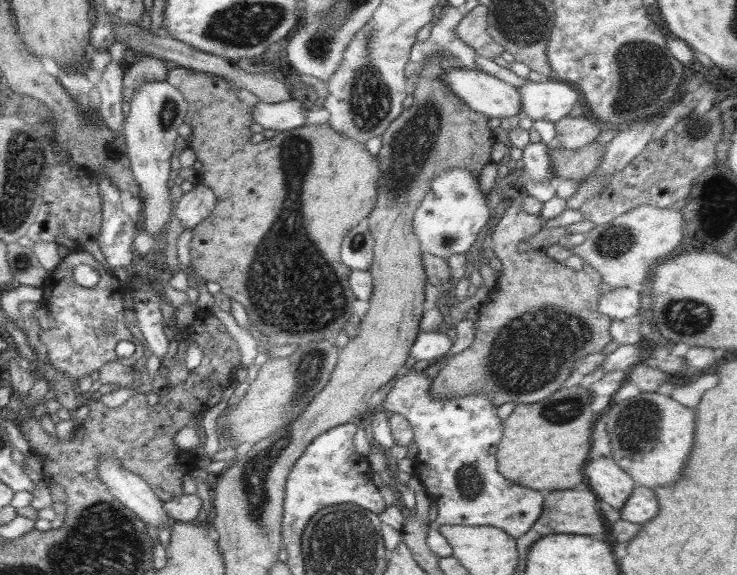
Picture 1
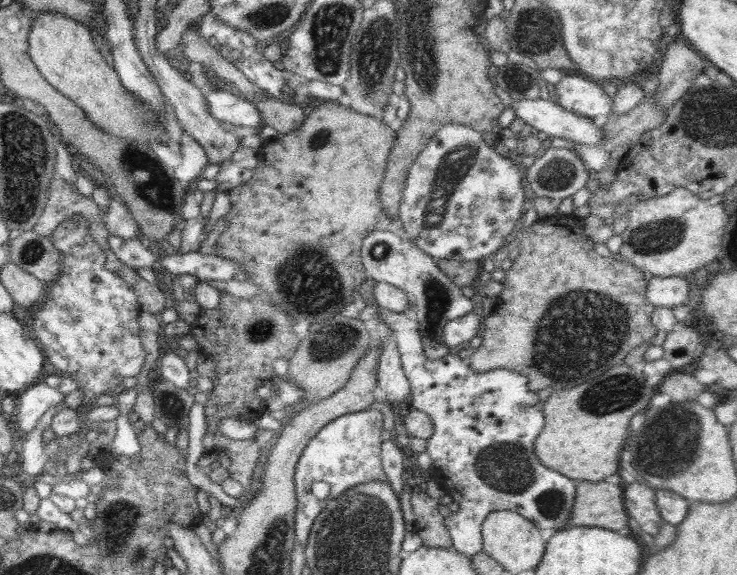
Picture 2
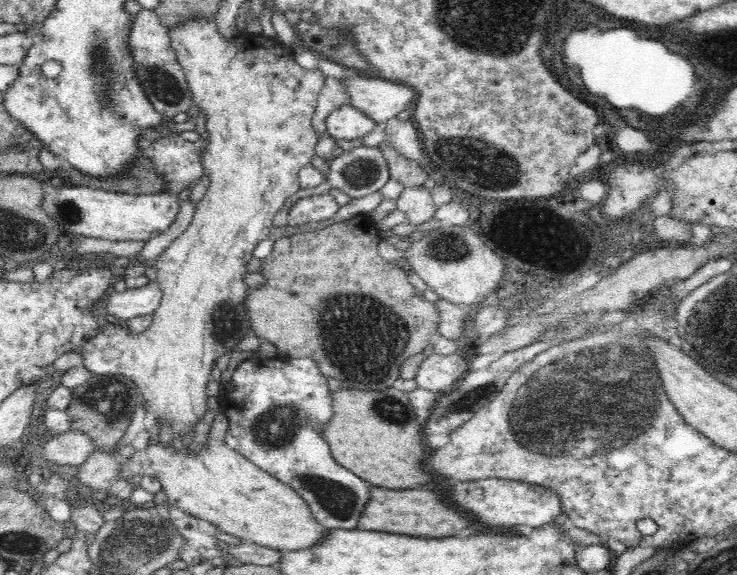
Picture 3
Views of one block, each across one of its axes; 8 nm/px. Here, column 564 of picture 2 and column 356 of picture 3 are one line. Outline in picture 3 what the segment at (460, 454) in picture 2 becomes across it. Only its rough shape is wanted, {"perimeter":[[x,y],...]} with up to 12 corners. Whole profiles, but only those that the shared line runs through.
{"perimeter":[[309,357],[249,358],[218,394],[226,444],[328,529],[373,485],[321,432],[332,391]]}

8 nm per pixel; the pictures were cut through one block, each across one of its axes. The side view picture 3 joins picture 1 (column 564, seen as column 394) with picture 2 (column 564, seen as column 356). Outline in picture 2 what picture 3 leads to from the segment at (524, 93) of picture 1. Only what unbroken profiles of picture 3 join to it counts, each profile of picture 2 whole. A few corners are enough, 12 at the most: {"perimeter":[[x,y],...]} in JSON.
{"perimeter":[[588,77],[555,84],[557,103],[578,116],[612,114],[612,97]]}

